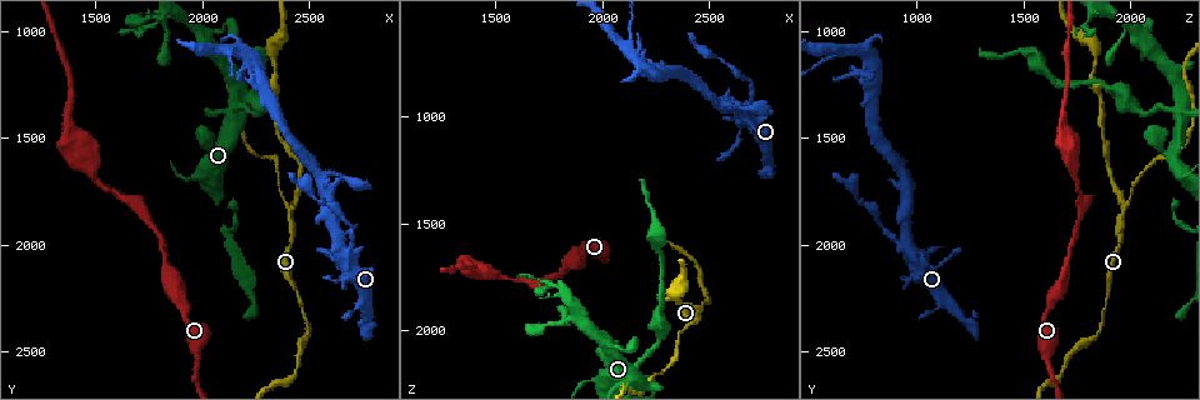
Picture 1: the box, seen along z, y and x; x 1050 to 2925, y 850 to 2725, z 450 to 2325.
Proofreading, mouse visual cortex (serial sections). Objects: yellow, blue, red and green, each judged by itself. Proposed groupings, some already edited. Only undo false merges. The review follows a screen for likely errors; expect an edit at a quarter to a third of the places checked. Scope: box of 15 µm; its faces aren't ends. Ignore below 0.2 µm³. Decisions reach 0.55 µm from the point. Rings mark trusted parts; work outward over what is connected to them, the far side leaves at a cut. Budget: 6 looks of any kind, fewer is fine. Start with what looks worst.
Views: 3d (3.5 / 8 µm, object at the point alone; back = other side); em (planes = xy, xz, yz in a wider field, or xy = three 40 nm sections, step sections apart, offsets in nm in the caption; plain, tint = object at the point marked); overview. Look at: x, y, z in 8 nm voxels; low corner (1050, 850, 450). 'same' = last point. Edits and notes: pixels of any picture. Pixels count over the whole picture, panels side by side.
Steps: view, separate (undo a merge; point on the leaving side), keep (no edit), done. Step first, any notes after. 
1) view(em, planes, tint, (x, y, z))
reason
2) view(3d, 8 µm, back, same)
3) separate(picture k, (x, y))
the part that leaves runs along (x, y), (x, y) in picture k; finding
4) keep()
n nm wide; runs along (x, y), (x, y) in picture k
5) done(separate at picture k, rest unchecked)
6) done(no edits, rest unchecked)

view(3d, 8 µm, (2410, 1850, 1960))
three-way junction

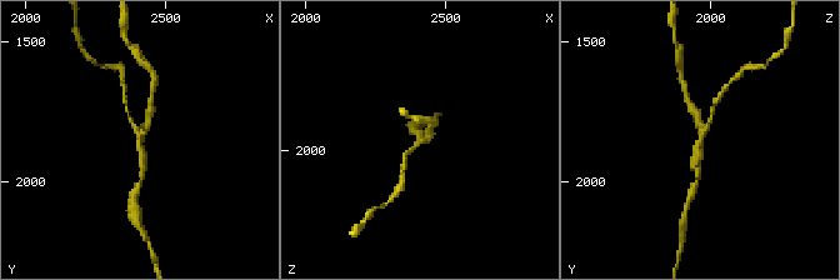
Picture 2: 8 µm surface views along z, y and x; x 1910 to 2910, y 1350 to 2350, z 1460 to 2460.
view(3d, 3.5 µm, back, (2410, 1850, 1960))

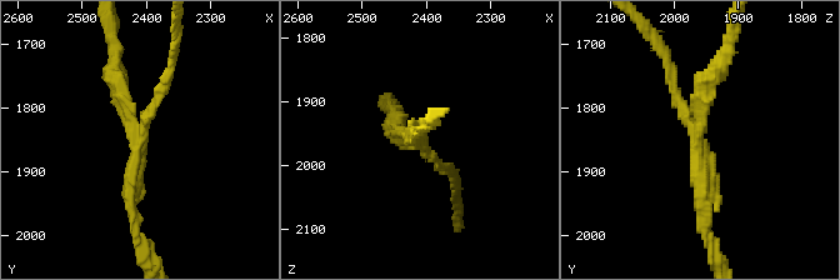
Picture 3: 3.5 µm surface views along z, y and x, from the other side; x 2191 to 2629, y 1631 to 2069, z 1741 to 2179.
view(em, planes, tint, (2420, 1850, 1965))
3 arms; arms of 150, 200, 200 nm; need the tissue

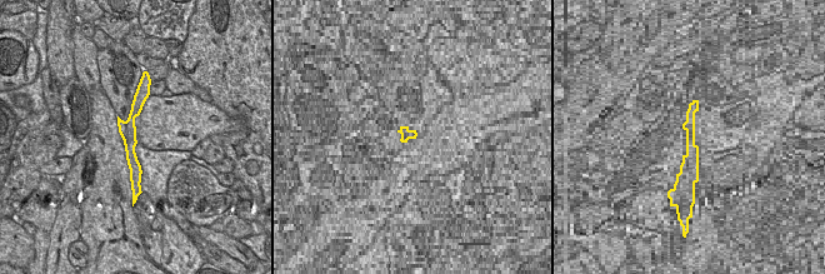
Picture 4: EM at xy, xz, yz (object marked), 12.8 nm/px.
separate(picture 3, (669, 79))
the part that leaves runs along (689, 120), (650, 35) in picture 3; two cells meet here

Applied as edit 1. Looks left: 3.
view(3d, 3.5 µm, (2660, 2030, 980))
two arms in line, one across

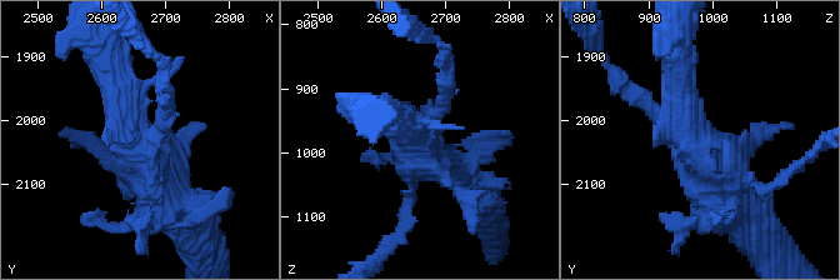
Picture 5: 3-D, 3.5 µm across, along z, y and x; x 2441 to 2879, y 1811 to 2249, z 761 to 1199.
view(em, xy, step 3, tint, (2660, 2025, 970))
now the EM

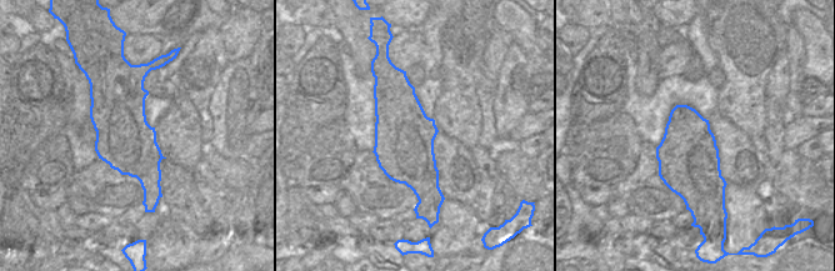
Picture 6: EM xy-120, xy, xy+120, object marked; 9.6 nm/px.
separate(picture 5, (648, 99))
the part that leaves runs along (435, 115), (448, 64), (431, 35) in picture 5; two cells meet here

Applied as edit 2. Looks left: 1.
done(separate at picture 3, separate at picture 5, rest unchecked)

